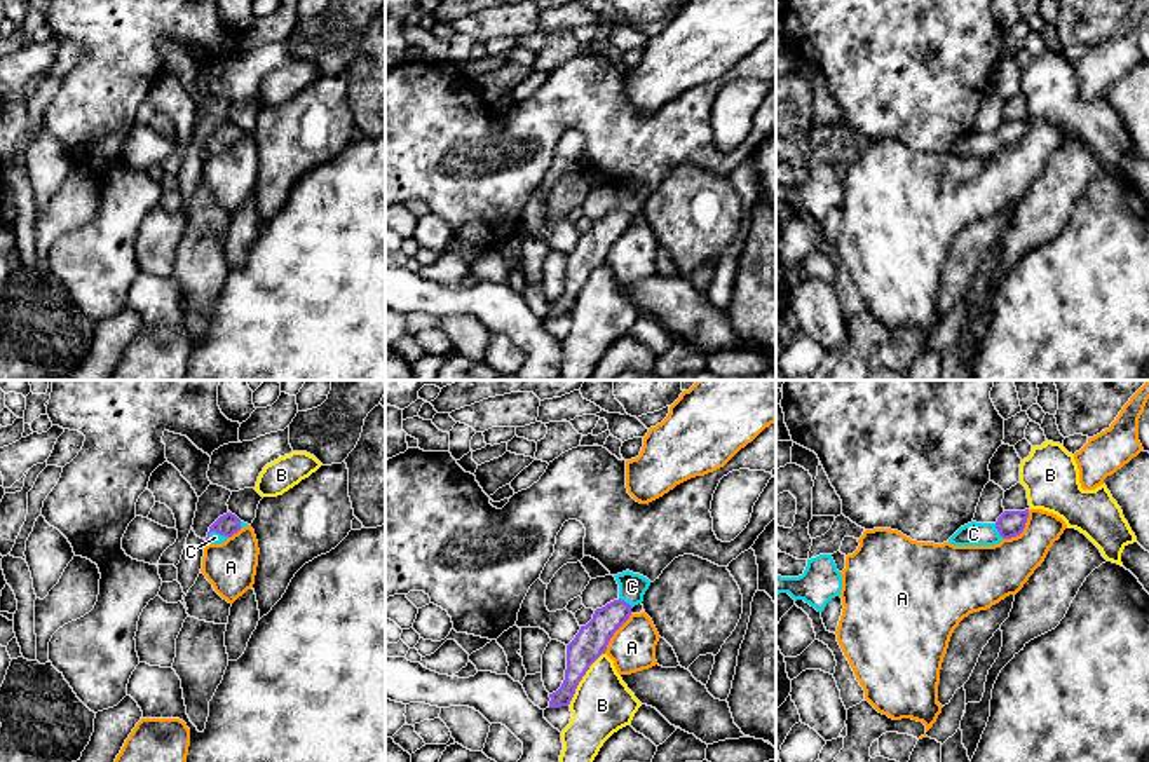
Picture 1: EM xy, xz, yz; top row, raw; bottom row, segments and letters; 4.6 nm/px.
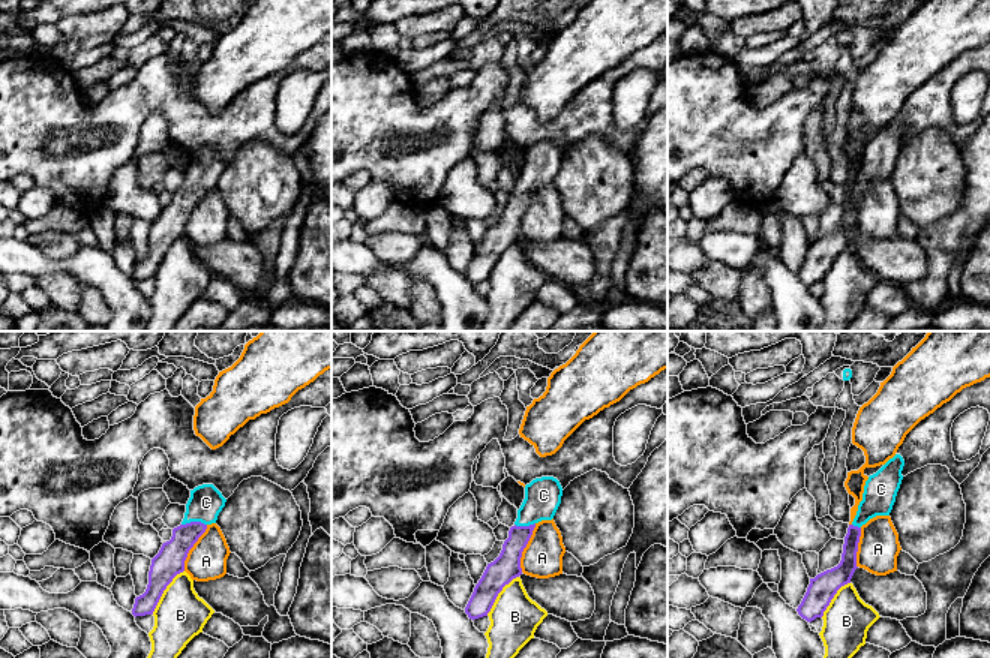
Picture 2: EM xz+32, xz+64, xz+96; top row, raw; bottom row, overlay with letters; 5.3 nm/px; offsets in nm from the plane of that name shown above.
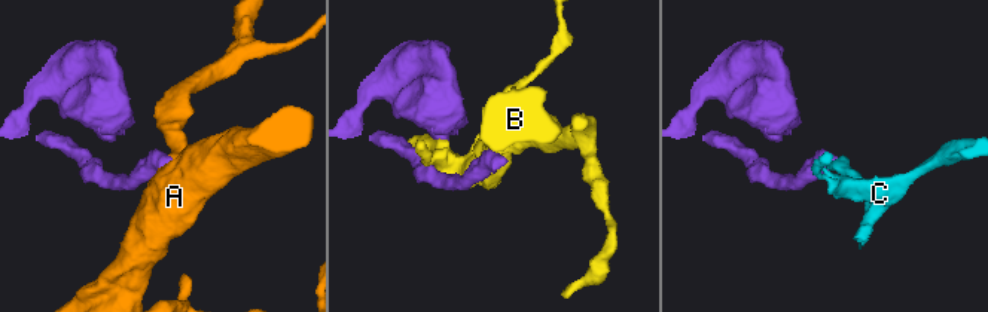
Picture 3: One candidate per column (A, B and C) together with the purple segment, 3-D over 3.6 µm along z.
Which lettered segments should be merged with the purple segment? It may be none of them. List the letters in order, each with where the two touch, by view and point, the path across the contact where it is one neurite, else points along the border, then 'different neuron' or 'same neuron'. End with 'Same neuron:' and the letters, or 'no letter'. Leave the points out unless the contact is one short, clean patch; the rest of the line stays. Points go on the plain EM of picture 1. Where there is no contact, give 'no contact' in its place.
A: meets purple in yz at (1022, 140); border along yz (1029, 119), (1026, 136), (1019, 143), (1003, 149); different neuron
B: meets purple in xz at (581, 288); different neuron
C: meets purple in yz at (998, 140); runs through yz (1010, 133), (998, 140), (973, 143); same neuron
Same neuron: C

